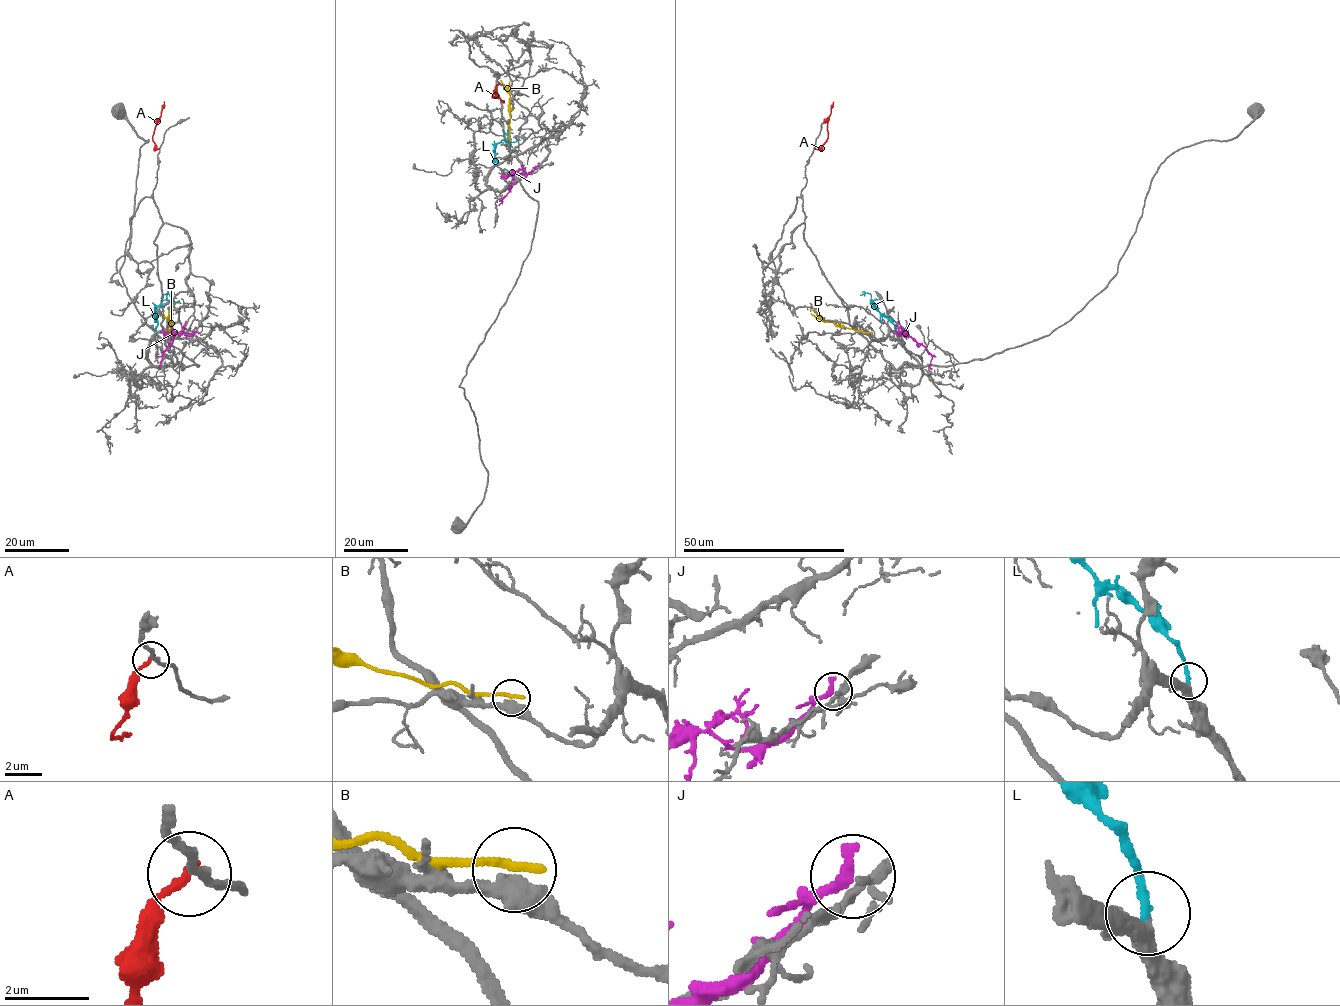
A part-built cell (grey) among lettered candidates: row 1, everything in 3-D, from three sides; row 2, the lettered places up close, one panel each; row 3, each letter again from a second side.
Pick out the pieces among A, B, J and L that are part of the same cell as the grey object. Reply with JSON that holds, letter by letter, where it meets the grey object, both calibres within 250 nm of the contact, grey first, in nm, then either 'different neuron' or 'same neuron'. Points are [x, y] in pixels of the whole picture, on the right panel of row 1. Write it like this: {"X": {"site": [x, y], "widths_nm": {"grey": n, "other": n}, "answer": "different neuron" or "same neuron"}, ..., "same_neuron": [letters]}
{"A": {"site": [814, 148], "widths_nm": {"grey": 180, "other": 200}, "answer": "different neuron"}, "B": {"site": [870, 332], "widths_nm": {"grey": 480, "other": 240}, "answer": "different neuron"}, "J": {"site": [895, 333], "widths_nm": {"grey": 120, "other": 300}, "answer": "different neuron"}, "L": {"site": [896, 331], "widths_nm": {"grey": 360, "other": 220}, "answer": "same neuron"}, "same_neuron": ["L"]}

